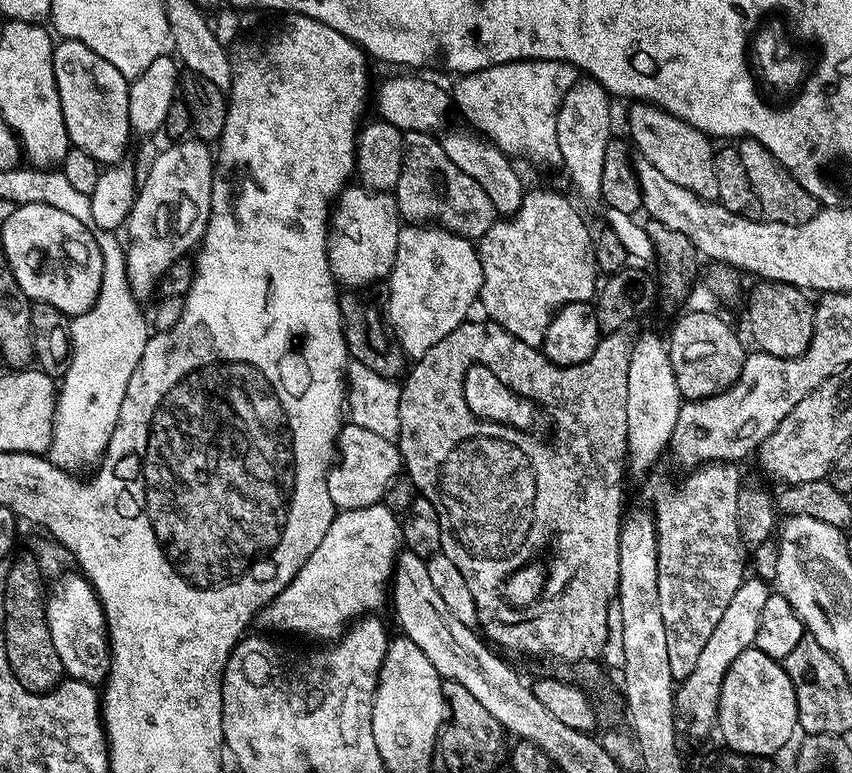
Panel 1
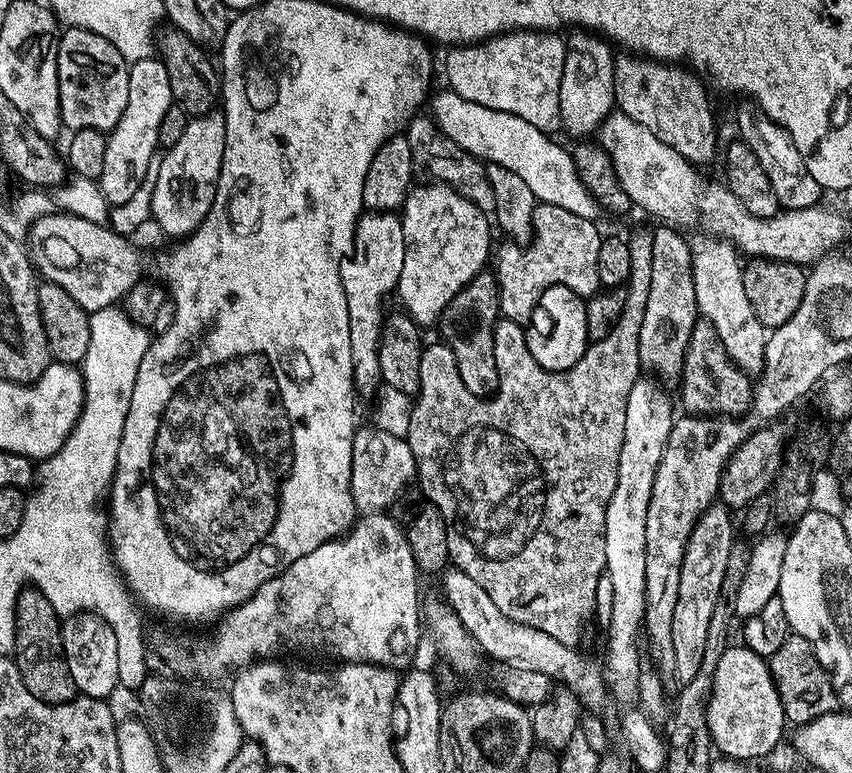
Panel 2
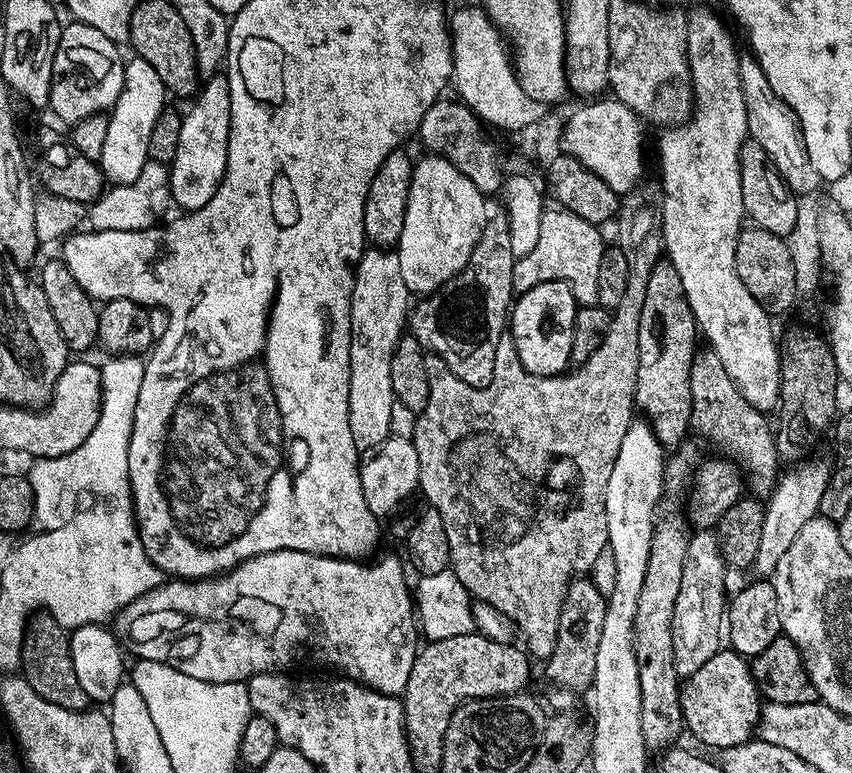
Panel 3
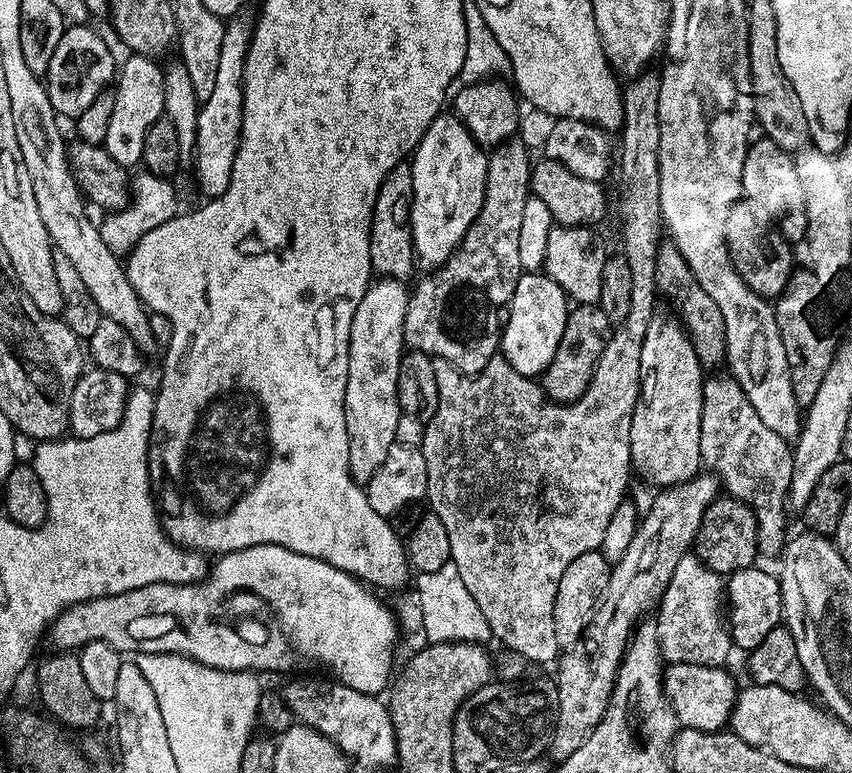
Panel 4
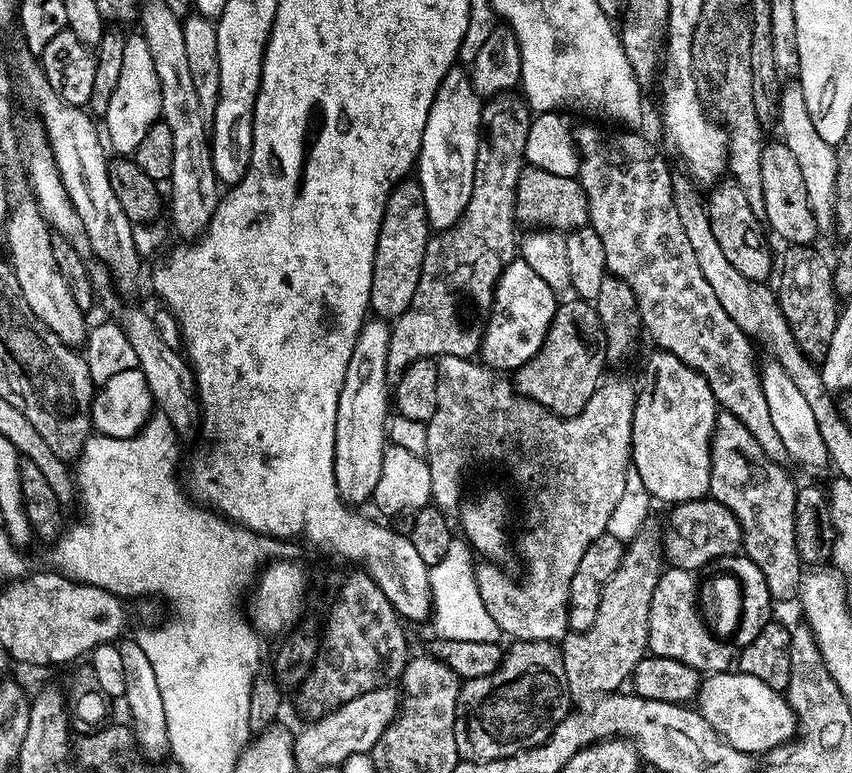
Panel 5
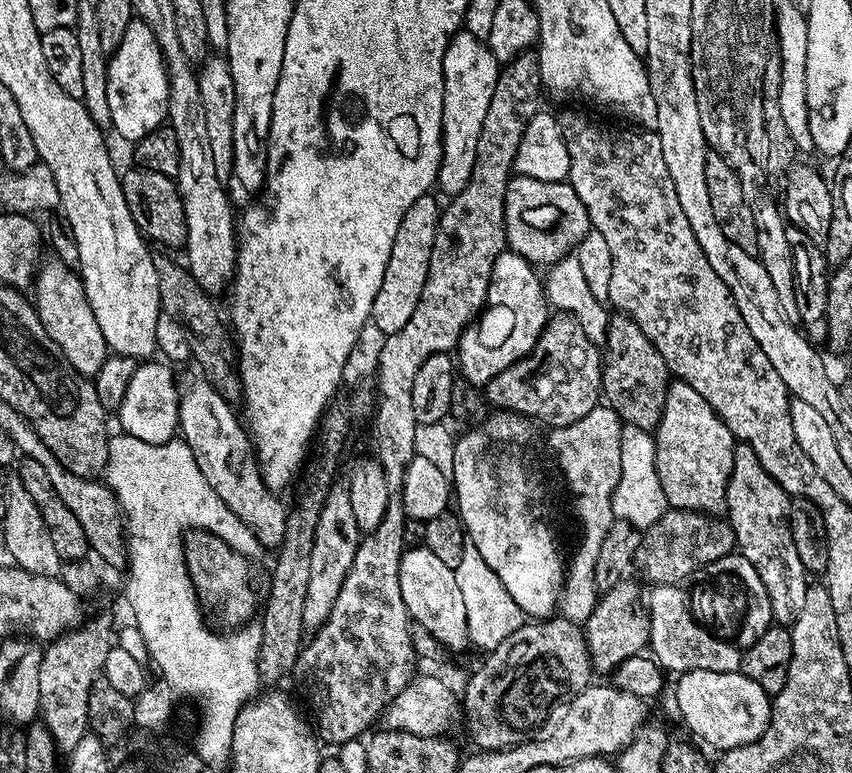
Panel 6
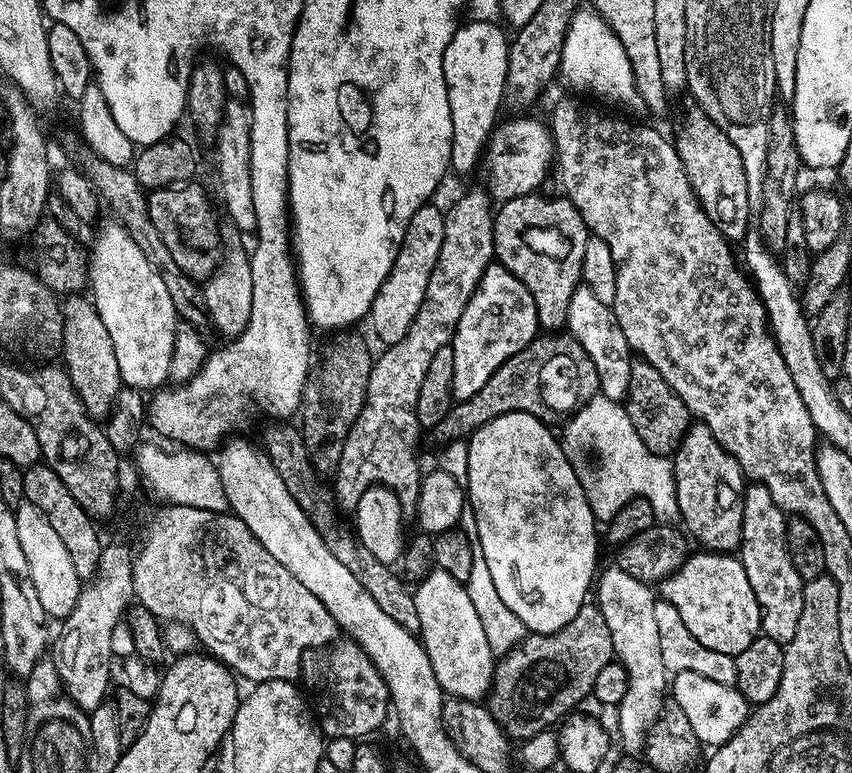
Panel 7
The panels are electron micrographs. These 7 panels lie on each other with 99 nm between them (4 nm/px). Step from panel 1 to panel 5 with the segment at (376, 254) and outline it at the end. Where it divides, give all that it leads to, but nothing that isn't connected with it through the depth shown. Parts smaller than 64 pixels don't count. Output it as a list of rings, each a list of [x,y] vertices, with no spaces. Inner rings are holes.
[[[372,318],[360,325],[360,336],[350,354],[350,366],[338,398],[334,478],[340,497],[349,506],[367,505],[378,486],[378,478],[382,478],[386,429],[390,421],[388,343],[391,337],[389,325],[383,319]]]

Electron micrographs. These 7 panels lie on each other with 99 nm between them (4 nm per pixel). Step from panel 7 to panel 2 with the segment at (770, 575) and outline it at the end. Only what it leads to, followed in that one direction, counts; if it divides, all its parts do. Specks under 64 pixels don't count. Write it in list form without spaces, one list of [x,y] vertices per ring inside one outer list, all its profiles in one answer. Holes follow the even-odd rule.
[[[703,318],[697,319],[690,334],[678,387],[680,387],[680,400],[684,403],[683,411],[688,414],[740,418],[752,406],[753,381],[748,373],[743,372],[732,361],[730,354],[726,354],[726,346],[722,346],[718,330],[714,330],[712,323]]]

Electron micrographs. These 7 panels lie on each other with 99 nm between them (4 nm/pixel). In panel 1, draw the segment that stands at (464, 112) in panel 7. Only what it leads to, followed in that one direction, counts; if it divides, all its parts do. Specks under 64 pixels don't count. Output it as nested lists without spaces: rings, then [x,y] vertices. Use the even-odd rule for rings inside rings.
[[[404,226],[401,227],[398,234],[398,254],[396,255],[396,261],[392,267],[392,273],[386,277],[386,285],[388,284],[388,312],[386,308],[386,320],[390,325],[390,331],[400,343],[400,349],[404,351],[405,357],[418,358],[422,354],[426,354],[426,350],[430,350],[430,346],[434,346],[438,342],[442,342],[442,338],[446,338],[446,334],[450,334],[450,330],[454,330],[460,324],[465,323],[469,319],[472,304],[477,303],[480,287],[484,281],[484,275],[482,274],[482,262],[480,261],[480,253],[477,245],[473,243],[467,236],[459,236],[456,232],[449,232],[447,228],[441,228],[439,226]]]

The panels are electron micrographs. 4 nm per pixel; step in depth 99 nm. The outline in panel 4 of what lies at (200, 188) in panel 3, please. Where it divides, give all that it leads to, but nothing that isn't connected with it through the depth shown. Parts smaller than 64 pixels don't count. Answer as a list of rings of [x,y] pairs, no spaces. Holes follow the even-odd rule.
[[[232,18],[227,21],[224,37],[222,38],[222,54],[218,58],[218,82],[214,82],[214,90],[210,90],[210,100],[203,101],[200,105],[200,112],[198,113],[198,120],[196,122],[196,147],[194,149],[194,157],[196,156],[196,176],[200,179],[200,188],[205,192],[205,197],[211,198],[213,196],[220,196],[226,190],[226,186],[230,182],[230,174],[232,173],[232,163],[234,162],[234,154],[236,153],[236,146],[240,142],[240,122],[242,116],[242,98],[244,97],[244,59],[248,53],[248,43],[252,38],[252,29],[249,21],[236,20],[240,18]]]

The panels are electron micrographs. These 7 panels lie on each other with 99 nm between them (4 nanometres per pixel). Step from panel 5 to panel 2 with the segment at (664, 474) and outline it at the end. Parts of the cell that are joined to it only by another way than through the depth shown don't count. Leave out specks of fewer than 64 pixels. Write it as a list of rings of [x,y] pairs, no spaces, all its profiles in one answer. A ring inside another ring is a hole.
[[[672,226],[657,227],[652,233],[652,257],[650,258],[650,294],[646,298],[646,315],[642,318],[642,334],[640,335],[640,363],[645,369],[653,368],[655,375],[661,381],[672,382],[679,381],[682,370],[684,369],[684,359],[686,358],[686,346],[690,342],[690,334],[694,330],[698,319],[698,309],[696,307],[696,295],[694,294],[694,270],[692,269],[692,245],[689,237],[683,236],[683,231],[677,230]]]

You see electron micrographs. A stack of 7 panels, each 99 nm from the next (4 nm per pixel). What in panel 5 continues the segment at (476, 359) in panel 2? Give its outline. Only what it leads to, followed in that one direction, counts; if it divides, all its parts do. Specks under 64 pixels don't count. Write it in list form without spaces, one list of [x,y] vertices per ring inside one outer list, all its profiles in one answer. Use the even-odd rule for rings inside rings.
[[[505,94],[493,97],[482,108],[482,127],[478,158],[474,166],[474,190],[466,210],[454,226],[433,235],[422,258],[422,274],[418,278],[418,290],[410,306],[401,316],[395,317],[388,343],[388,375],[399,378],[415,360],[438,356],[475,357],[484,340],[488,316],[492,313],[492,294],[506,266],[518,256],[518,221],[516,219],[516,187],[520,172],[526,166],[524,151],[530,134],[533,111],[519,95]]]

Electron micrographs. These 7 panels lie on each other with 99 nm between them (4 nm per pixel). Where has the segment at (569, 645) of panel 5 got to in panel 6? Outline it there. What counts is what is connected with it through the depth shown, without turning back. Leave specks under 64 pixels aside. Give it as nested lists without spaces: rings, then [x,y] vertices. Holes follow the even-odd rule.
[[[632,578],[618,582],[610,591],[603,593],[597,599],[596,609],[592,611],[590,618],[584,621],[582,627],[592,667],[597,673],[610,674],[618,665],[626,662],[626,658],[641,655],[649,647],[650,622],[642,592],[640,596],[639,586],[632,581]]]

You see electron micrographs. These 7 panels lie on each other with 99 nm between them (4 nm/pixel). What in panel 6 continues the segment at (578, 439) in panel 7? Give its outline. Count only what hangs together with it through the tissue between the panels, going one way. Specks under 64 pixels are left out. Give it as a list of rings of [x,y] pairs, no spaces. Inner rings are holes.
[[[625,425],[621,429],[620,445],[622,464],[618,486],[611,496],[612,515],[615,519],[624,520],[643,532],[669,509],[668,499],[657,476],[655,439],[647,429]]]

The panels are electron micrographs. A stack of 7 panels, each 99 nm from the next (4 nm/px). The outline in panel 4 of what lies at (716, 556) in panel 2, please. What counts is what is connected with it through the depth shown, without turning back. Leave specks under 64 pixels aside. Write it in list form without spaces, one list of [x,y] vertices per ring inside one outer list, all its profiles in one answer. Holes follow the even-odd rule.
[[[689,554],[678,558],[678,567],[658,601],[654,619],[660,653],[668,664],[697,664],[698,666],[724,666],[728,655],[734,652],[734,641],[726,627],[726,616],[720,613],[720,599],[726,596],[726,584],[697,557]],[[660,610],[660,613],[658,613]]]

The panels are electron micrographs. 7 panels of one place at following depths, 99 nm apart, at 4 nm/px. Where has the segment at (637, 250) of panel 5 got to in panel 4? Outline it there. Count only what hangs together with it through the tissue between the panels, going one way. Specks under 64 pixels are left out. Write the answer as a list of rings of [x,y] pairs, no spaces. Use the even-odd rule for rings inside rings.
[[[670,242],[661,243],[660,252],[656,255],[656,286],[663,295],[665,292],[676,303],[675,311],[692,340],[701,365],[709,366],[708,364],[714,363],[715,360],[723,361],[725,355],[722,314],[710,294],[706,294],[706,290],[702,290],[700,285],[693,281],[682,254]]]

